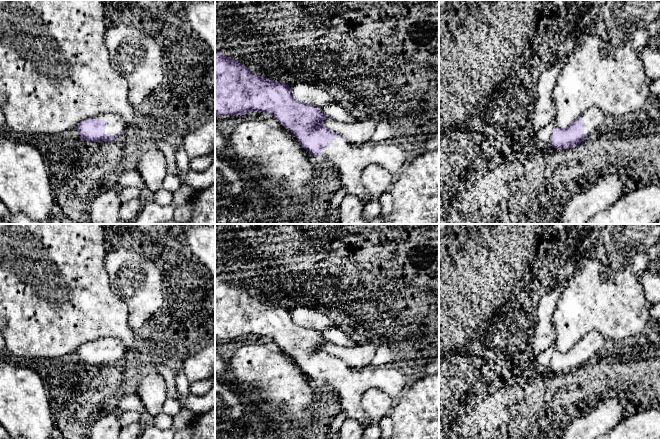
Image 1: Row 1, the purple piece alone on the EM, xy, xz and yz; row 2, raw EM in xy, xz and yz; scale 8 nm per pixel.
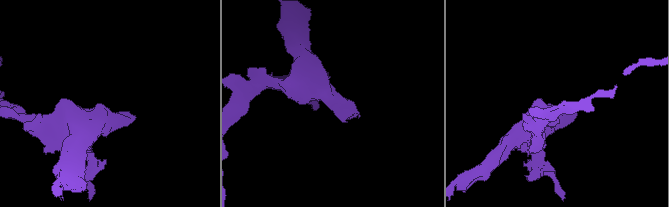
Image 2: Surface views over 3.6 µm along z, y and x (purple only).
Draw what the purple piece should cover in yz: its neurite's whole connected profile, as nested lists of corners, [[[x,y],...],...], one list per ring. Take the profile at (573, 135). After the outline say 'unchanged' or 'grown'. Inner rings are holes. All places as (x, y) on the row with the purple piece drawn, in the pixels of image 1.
[[[592,107],[575,119],[567,128],[556,126],[550,138],[550,145],[558,150],[576,147],[586,140],[588,134],[598,129],[605,114],[597,107]]]; grown

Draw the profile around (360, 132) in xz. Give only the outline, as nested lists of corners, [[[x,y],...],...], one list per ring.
[[[325,119],[324,125],[332,132],[341,135],[351,144],[366,145],[372,138],[377,121],[359,120],[355,123],[342,123],[333,119]]]

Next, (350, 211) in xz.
[[[347,194],[337,209],[340,224],[367,224],[363,217],[363,209],[362,199]]]

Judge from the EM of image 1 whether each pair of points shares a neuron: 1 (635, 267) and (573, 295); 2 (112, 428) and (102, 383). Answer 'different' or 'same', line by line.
1: same
2: different

